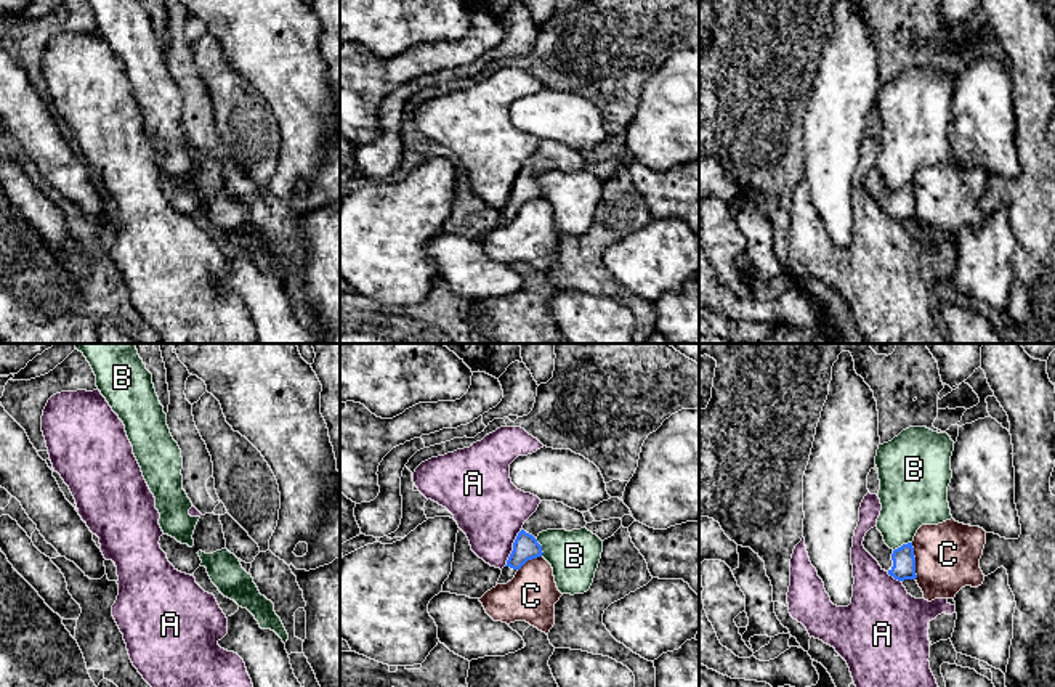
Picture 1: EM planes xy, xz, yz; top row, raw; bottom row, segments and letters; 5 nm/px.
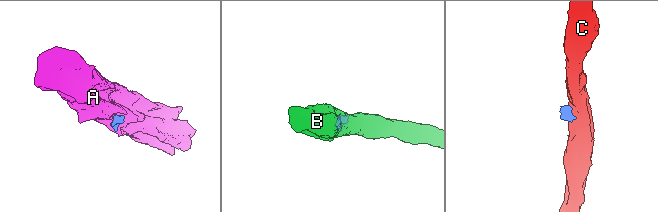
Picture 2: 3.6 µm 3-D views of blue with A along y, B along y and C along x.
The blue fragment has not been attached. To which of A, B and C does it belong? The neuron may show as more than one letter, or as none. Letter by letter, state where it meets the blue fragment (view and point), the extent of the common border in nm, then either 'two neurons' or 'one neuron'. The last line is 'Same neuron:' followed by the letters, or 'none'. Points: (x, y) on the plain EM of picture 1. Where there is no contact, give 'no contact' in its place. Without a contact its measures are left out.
A: contact xz (513, 188); length 200 nm; two neurons
B: contact xz (541, 188); length 100 nm; two neurons
C: contact yz (914, 201); length 190 nm; two neurons
Same neuron: none

